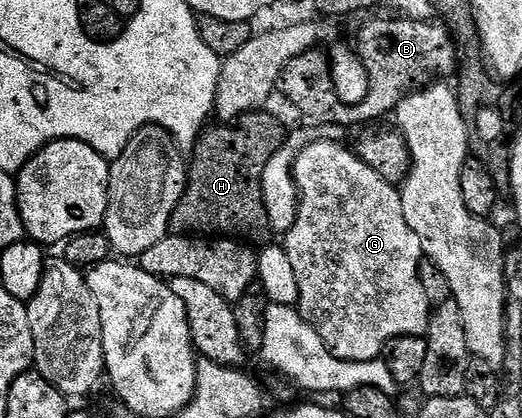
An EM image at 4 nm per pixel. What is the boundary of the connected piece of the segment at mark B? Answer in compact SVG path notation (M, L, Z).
M377 17L357 33L355 52L367 67L369 90L367 99L358 105L348 105L339 99L333 85L333 66L328 52L309 49L291 59L281 72L279 93L299 112L321 125L357 125L377 123L394 112L406 95L422 88L434 79L449 79L458 72L458 45L453 30L444 20L408 21L405 17Z

